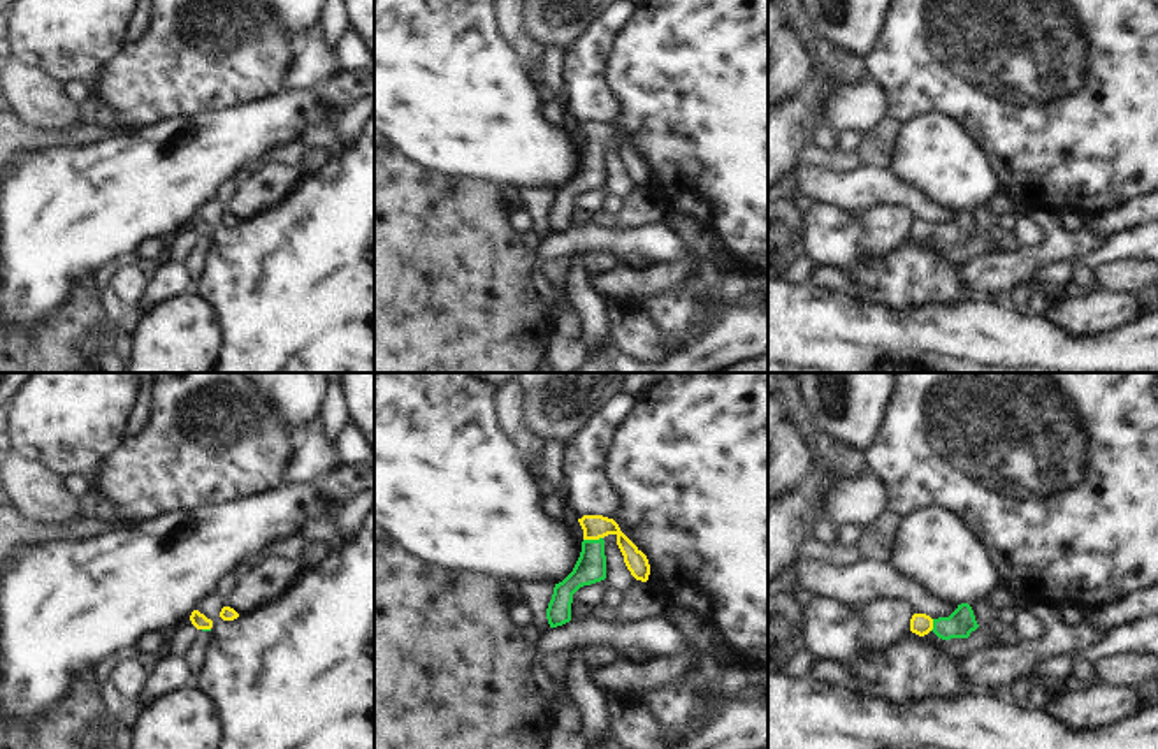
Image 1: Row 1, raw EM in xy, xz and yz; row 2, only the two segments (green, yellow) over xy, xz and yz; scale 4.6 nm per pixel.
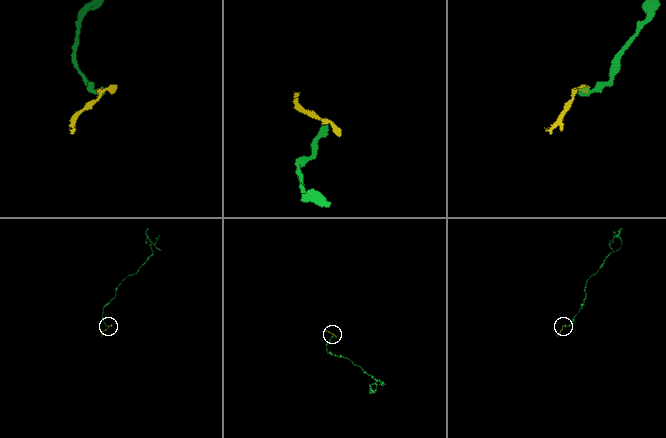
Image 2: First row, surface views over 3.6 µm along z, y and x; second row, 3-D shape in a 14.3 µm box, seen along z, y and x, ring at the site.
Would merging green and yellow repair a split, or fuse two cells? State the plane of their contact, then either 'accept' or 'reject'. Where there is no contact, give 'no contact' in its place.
xz | accept

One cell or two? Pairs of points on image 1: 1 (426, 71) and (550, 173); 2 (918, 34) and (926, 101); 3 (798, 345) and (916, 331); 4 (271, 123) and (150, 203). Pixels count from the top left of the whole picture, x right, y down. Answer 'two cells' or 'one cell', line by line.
1: one cell
2: one cell
3: one cell
4: one cell

